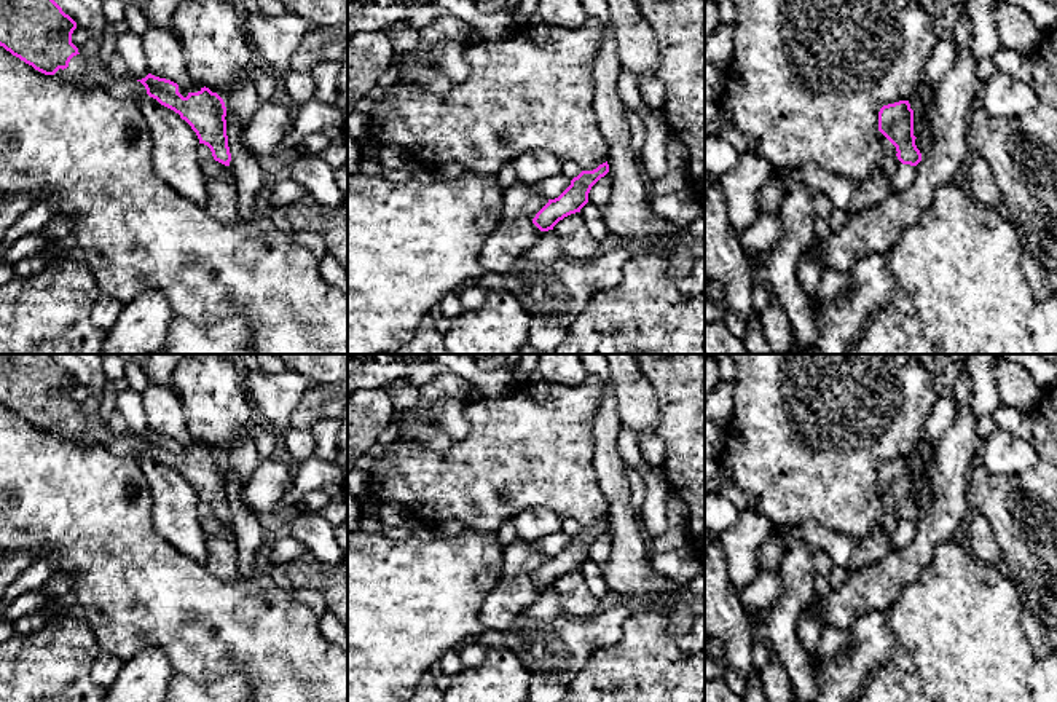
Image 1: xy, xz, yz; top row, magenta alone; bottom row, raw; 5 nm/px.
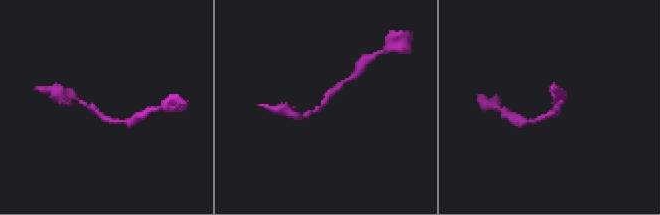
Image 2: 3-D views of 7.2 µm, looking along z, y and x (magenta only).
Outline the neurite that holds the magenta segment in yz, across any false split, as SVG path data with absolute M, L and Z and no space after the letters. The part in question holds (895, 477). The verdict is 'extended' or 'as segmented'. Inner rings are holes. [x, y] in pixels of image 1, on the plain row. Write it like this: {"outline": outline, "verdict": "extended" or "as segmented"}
{"outline": "M909 458L883 463L878 469L878 488L896 504L896 514L902 522L917 523L921 519Z", "verdict": "as segmented"}

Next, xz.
{"outline": "M607 519L593 528L582 528L571 538L571 542L558 555L548 557L548 560L536 571L532 581L540 589L548 589L564 574L580 570L580 566L588 560L591 544L607 530Z", "verdict": "as segmented"}

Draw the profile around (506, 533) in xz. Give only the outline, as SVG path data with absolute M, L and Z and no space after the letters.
M510 520L504 522L494 533L496 533L497 542L502 547L507 547L518 538L517 530Z

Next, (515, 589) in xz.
M520 538L504 547L502 574L478 614L485 629L505 632L517 614L539 598L542 589L532 576L547 560L536 542Z

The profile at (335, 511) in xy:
M346 493L332 495L330 503L319 511L327 520L338 526L348 517L348 496Z

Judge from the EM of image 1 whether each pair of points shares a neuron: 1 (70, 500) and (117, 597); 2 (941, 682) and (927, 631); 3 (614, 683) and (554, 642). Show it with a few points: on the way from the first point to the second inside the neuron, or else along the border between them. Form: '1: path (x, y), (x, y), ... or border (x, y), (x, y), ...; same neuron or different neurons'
1: path (94, 524), (115, 551), (117, 573); same neuron
2: path (941, 669), (939, 643); same neuron
3: border (616, 642), (600, 646), (576, 674); different neurons

